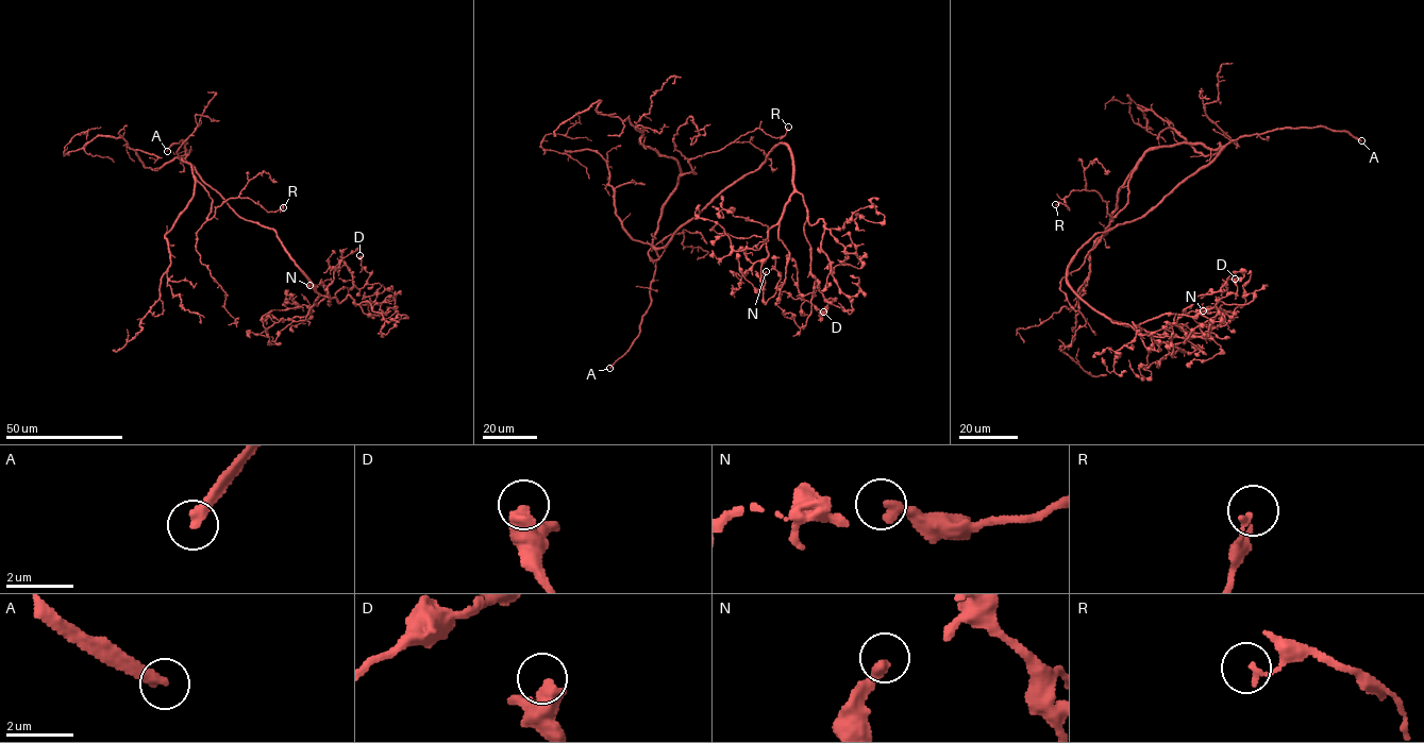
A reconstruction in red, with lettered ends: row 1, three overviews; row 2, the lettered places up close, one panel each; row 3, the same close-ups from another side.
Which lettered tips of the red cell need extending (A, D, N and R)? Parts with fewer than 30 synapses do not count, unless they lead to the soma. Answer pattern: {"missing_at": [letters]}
{"missing_at": ["A"]}

